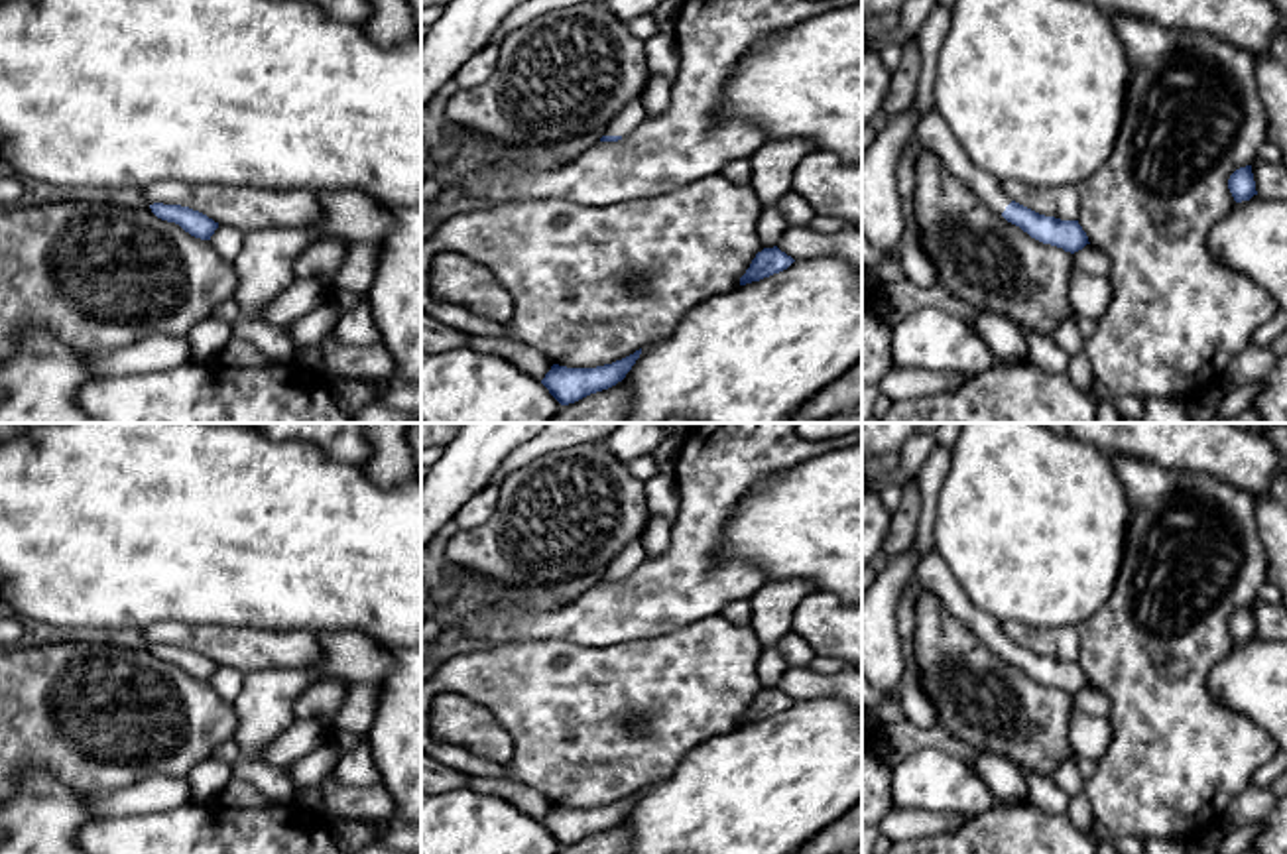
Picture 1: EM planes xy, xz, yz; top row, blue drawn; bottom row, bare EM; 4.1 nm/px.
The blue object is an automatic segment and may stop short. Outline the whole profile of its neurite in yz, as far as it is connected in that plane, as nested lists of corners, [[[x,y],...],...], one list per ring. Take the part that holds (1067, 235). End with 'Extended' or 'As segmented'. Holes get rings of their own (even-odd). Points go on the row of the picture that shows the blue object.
[[[927,110],[917,120],[913,138],[935,152],[941,165],[954,177],[964,181],[980,201],[994,213],[1002,214],[1008,222],[1019,226],[1031,238],[1063,248],[1065,252],[1078,252],[1088,242],[1086,232],[1078,220],[1061,220],[1055,216],[1039,214],[1019,203],[1015,203],[1004,189],[1002,181],[990,171],[976,167],[966,152],[956,142],[954,134],[947,122],[937,114],[937,110]]]. Extended

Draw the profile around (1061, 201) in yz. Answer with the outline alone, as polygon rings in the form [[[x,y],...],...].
[[[1017,179],[1002,181],[1002,189],[1011,201],[1045,216],[1078,220],[1080,197],[1076,185],[1037,187]]]

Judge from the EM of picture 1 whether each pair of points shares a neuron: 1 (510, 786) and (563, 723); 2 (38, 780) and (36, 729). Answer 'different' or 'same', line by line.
1: different
2: different

